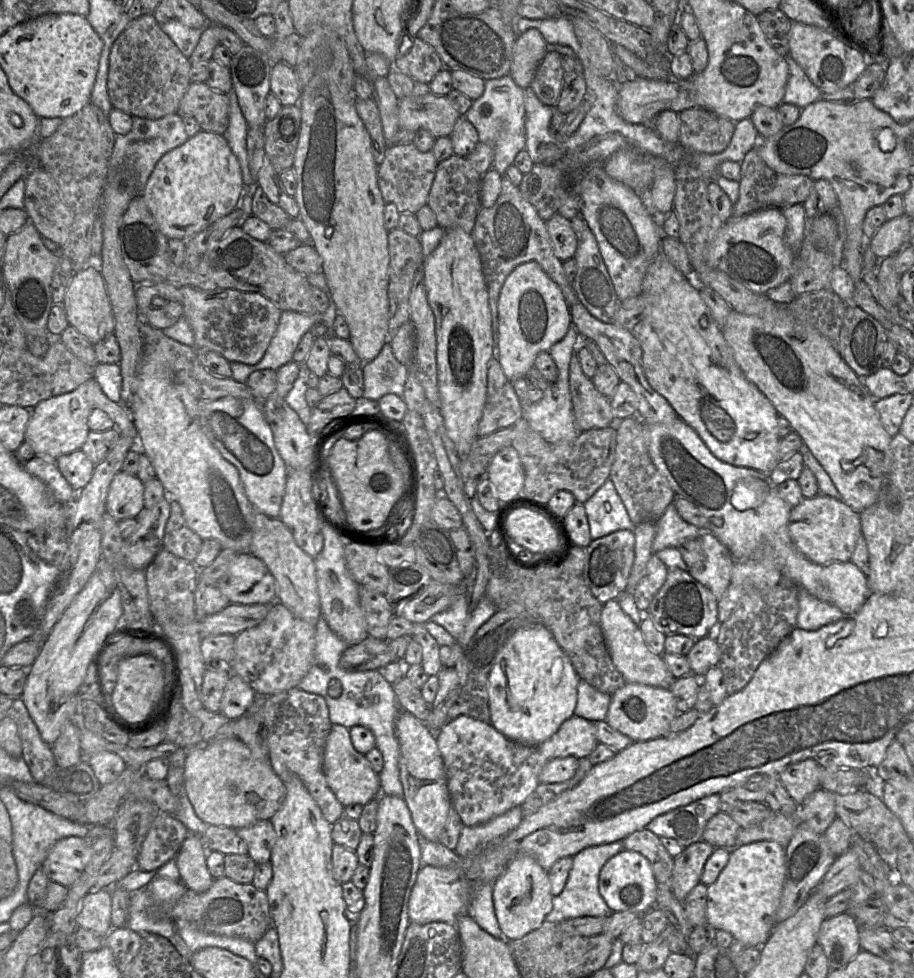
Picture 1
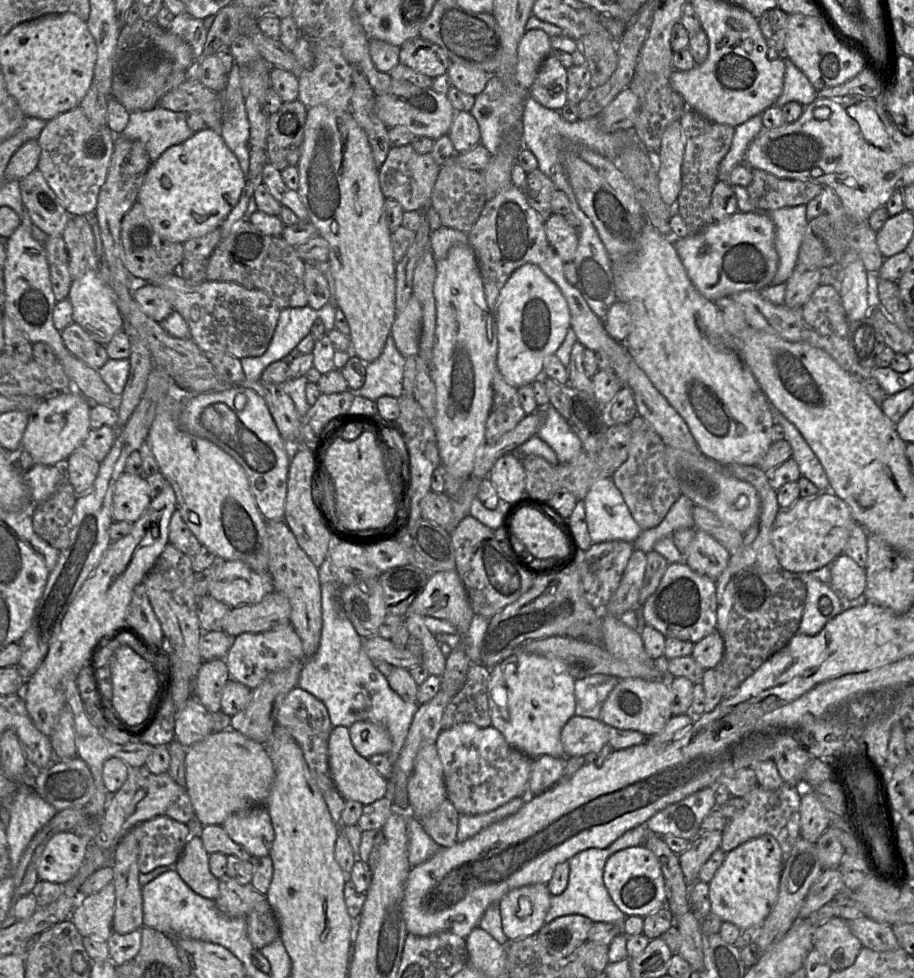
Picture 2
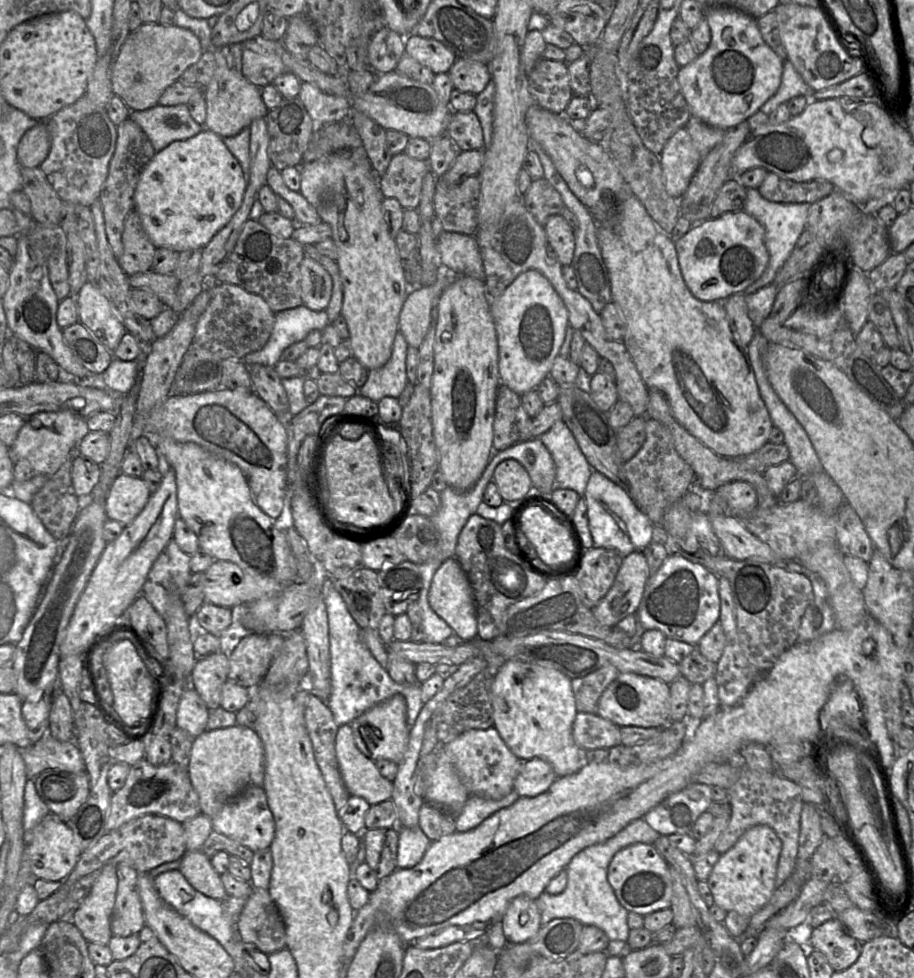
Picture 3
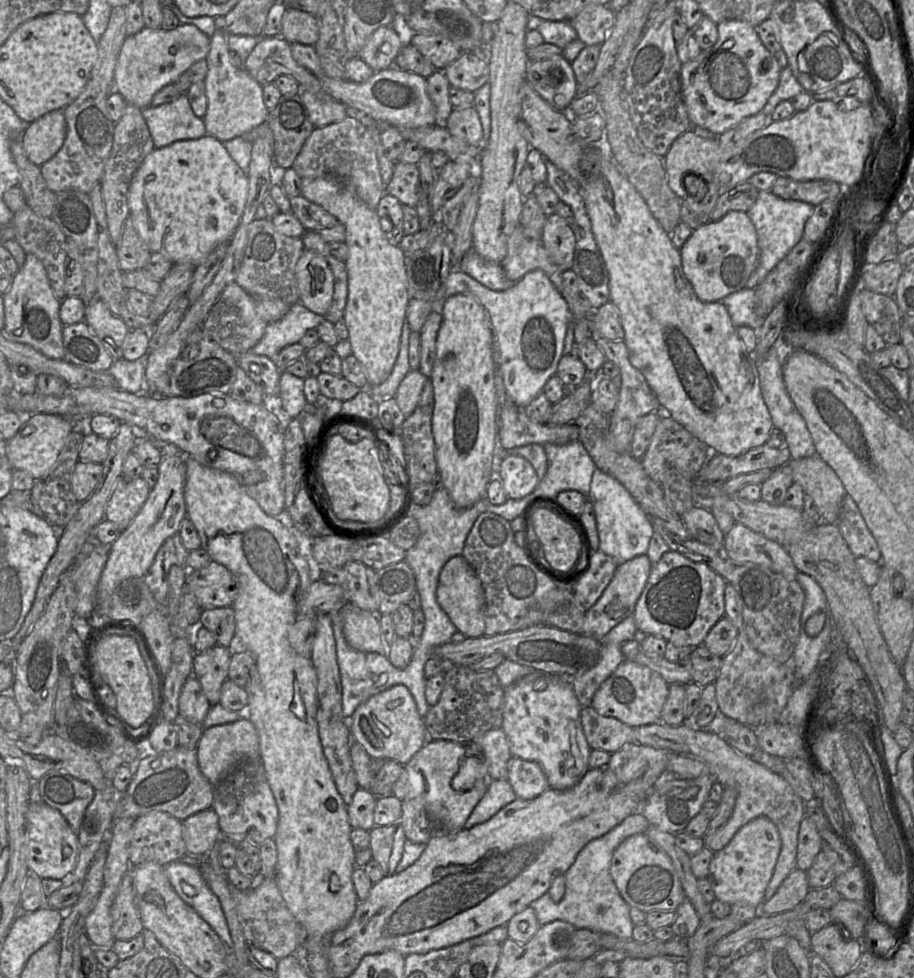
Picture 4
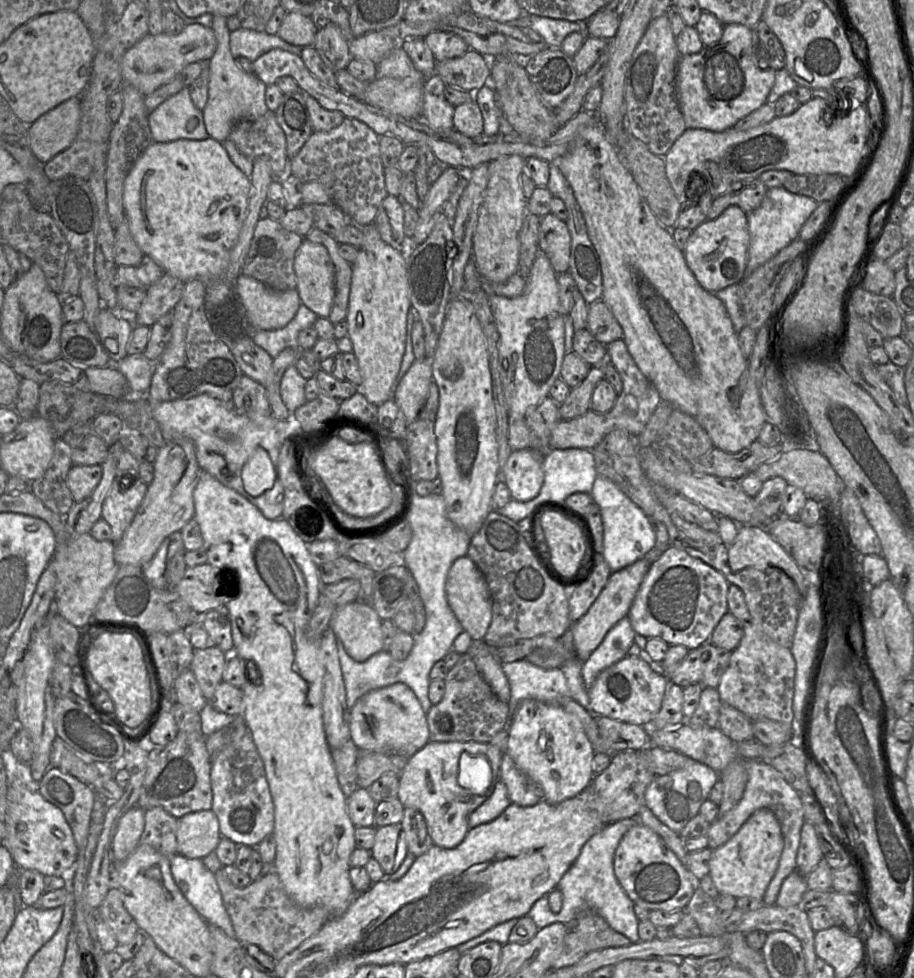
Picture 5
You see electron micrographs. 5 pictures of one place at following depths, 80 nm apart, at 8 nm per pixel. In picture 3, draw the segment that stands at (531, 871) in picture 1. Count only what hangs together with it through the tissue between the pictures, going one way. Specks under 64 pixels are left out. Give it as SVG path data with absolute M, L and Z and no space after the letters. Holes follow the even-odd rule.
M525 896L516 897L509 904L501 923L509 943L523 943L534 937L541 927L536 901Z

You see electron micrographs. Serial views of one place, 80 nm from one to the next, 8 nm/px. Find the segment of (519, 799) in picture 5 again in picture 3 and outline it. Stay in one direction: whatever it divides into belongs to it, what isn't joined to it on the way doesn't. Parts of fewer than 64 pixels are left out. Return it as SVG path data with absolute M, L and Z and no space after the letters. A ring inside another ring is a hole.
M534 758L522 762L513 790L521 797L535 797L547 791L557 778L546 760Z

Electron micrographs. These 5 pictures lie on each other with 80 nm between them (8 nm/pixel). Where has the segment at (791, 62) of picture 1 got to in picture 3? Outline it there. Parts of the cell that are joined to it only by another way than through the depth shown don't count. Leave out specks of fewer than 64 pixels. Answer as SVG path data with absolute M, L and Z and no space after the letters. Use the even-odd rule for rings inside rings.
M786 60L783 63L782 80L777 92L759 110L768 116L781 103L787 103L796 96L809 96L811 92L793 64Z

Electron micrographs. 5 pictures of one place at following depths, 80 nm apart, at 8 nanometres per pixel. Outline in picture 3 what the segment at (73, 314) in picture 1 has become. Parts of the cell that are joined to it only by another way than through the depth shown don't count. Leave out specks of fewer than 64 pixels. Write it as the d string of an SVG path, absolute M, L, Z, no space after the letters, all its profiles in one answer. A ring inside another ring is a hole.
M87 281L76 295L70 296L75 296L78 306L79 322L81 322L108 351L113 353L118 347L126 329L119 317L114 313L107 298L101 293L97 284Z

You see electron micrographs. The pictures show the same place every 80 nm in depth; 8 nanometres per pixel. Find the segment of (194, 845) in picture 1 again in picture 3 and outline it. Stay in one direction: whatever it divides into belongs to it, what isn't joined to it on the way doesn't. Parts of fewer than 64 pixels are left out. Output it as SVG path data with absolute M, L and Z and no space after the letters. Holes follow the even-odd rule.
M202 850L187 851L181 858L178 870L191 886L207 897L225 901L227 895L220 874L213 868Z

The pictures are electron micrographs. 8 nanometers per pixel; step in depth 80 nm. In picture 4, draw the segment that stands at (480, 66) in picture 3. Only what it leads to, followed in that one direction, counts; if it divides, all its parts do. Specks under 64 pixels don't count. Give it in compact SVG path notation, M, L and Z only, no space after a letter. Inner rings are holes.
M474 52L462 53L443 73L452 87L469 92L476 92L490 79L488 62Z

